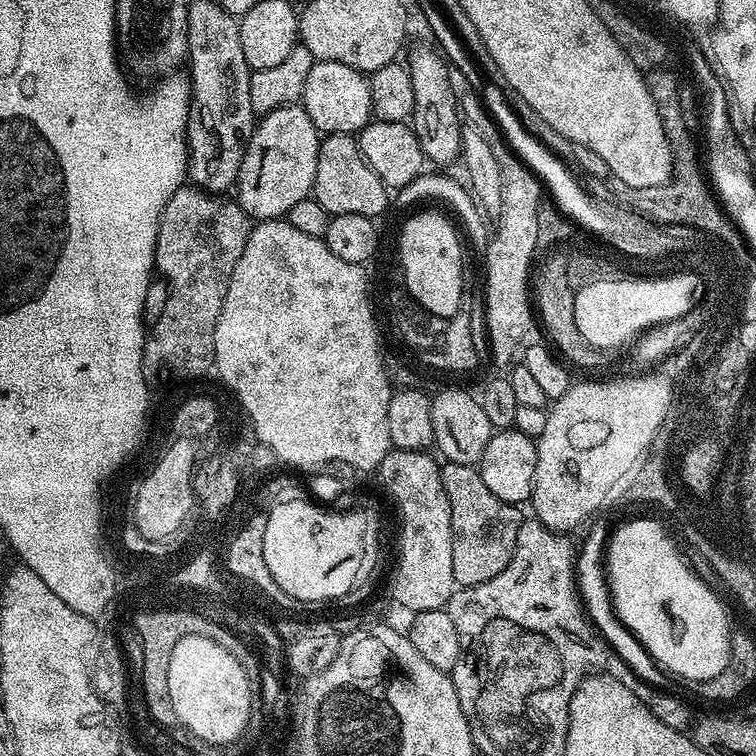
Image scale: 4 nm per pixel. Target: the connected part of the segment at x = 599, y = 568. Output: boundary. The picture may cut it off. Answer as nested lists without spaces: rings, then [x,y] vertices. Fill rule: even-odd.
[[[602,512],[593,517],[589,523],[589,530],[580,548],[578,548],[576,562],[577,591],[580,593],[581,604],[584,606],[585,615],[592,626],[600,633],[601,639],[616,655],[649,687],[665,687],[668,679],[667,673],[656,664],[648,651],[621,621],[612,604],[612,593],[609,590],[607,571],[604,565],[606,558],[607,542],[610,538],[614,518],[609,512]]]

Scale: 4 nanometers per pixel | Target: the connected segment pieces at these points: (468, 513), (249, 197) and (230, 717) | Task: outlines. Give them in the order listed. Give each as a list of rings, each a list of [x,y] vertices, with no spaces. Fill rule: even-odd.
[[[445,463],[441,467],[442,488],[450,502],[452,523],[452,553],[454,554],[454,578],[462,588],[490,582],[510,562],[518,542],[518,530],[522,523],[521,509],[515,504],[502,502],[482,482],[479,467],[470,464]]]
[[[299,102],[263,113],[252,130],[234,185],[241,210],[256,222],[278,220],[287,217],[290,206],[309,199],[318,174],[321,139],[322,133],[310,122],[310,114]]]
[[[197,636],[182,638],[174,646],[174,654],[170,654],[170,698],[180,724],[208,744],[231,745],[232,736],[239,737],[244,730],[245,676],[238,658],[218,642]]]

